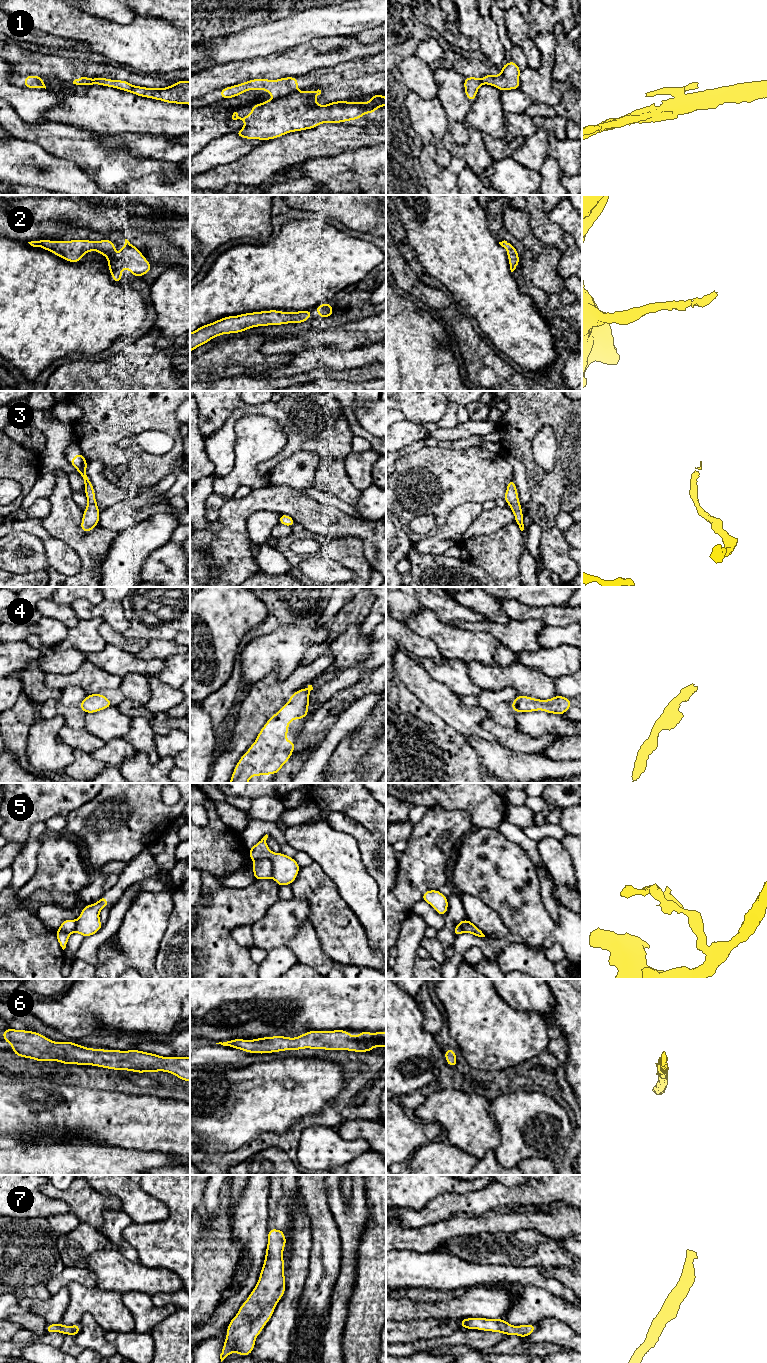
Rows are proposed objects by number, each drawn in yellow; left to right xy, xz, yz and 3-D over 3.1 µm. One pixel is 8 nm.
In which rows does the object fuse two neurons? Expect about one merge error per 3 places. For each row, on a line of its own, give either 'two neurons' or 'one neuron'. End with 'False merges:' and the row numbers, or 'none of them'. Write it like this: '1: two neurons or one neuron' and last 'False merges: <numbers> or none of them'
1: two neurons
2: one neuron
3: one neuron
4: one neuron
5: two neurons
6: one neuron
7: one neuron
False merges: 1, 5

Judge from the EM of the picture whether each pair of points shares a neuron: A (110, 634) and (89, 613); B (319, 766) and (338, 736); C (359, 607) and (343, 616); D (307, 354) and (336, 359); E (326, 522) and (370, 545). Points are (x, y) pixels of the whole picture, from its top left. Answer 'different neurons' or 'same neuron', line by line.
A: different neurons
B: same neuron
C: same neuron
D: same neuron
E: same neuron

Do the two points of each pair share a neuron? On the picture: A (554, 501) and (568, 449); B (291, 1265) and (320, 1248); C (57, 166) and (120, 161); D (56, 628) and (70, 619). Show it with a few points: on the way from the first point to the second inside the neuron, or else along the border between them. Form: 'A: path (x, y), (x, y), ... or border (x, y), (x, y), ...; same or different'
A: path (561, 488), (564, 476), (568, 472), (568, 462); same
B: border (311, 1231), (309, 1269), (306, 1277); different
C: border (53, 155), (74, 162), (92, 180); different
D: border (42, 616), (56, 618), (68, 628); different

